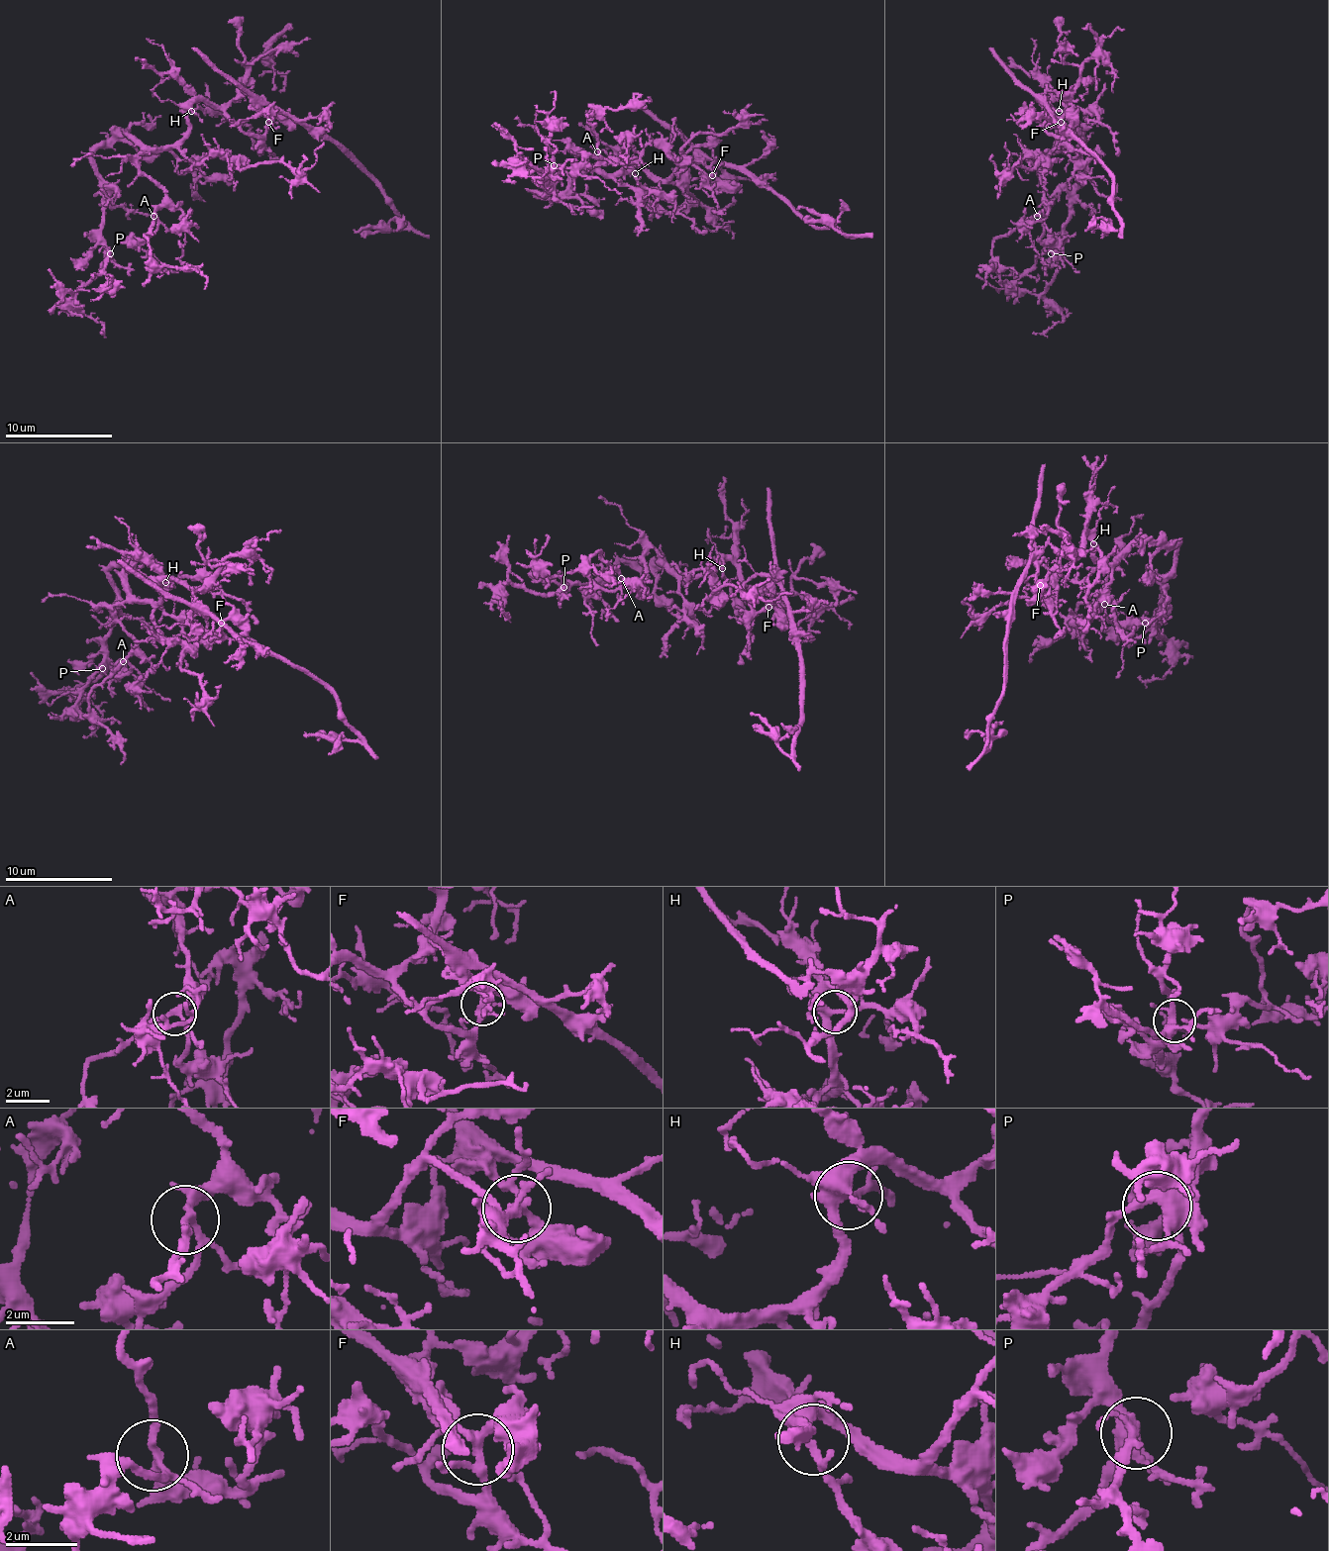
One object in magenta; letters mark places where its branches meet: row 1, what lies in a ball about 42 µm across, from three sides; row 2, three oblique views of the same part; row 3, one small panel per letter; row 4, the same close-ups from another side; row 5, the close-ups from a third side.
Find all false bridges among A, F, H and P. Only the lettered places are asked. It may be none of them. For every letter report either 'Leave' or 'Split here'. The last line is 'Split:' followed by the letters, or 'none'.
A: Leave
F: Split here
H: Leave
P: Leave
Split: F

